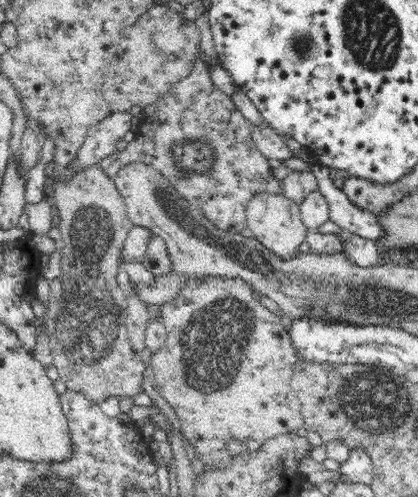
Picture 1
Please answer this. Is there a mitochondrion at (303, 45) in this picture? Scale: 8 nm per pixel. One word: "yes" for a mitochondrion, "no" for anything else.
yes

